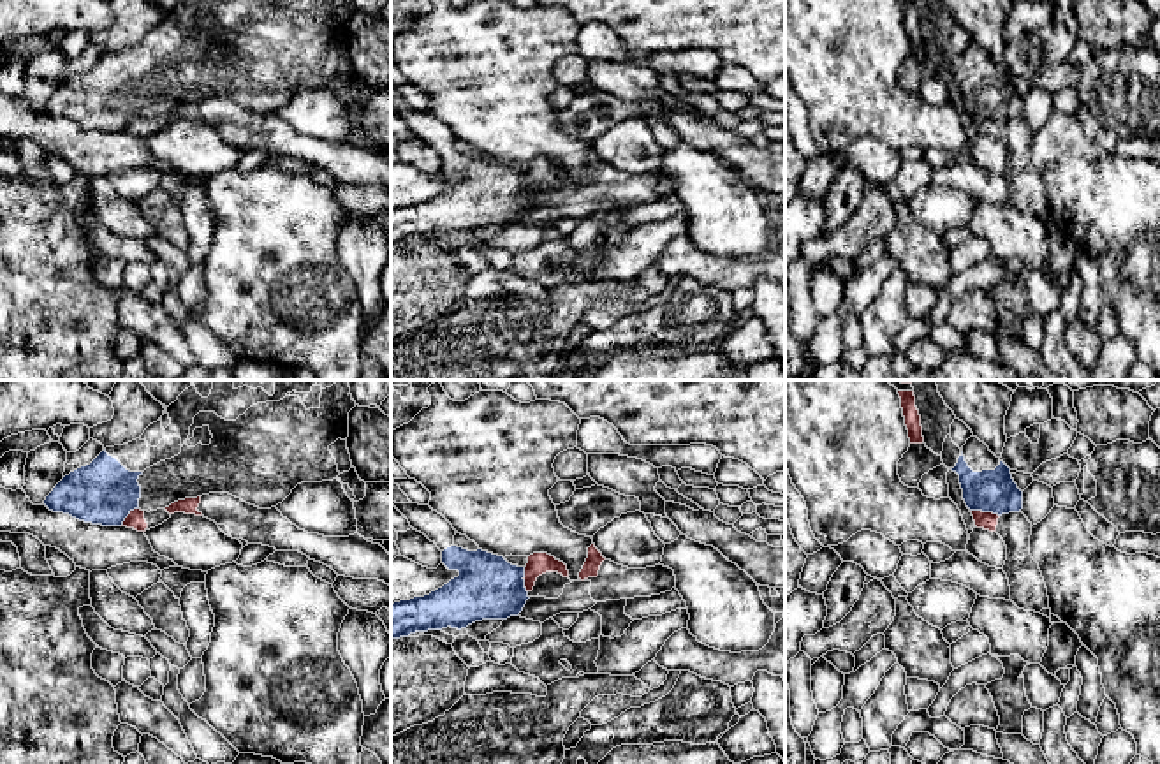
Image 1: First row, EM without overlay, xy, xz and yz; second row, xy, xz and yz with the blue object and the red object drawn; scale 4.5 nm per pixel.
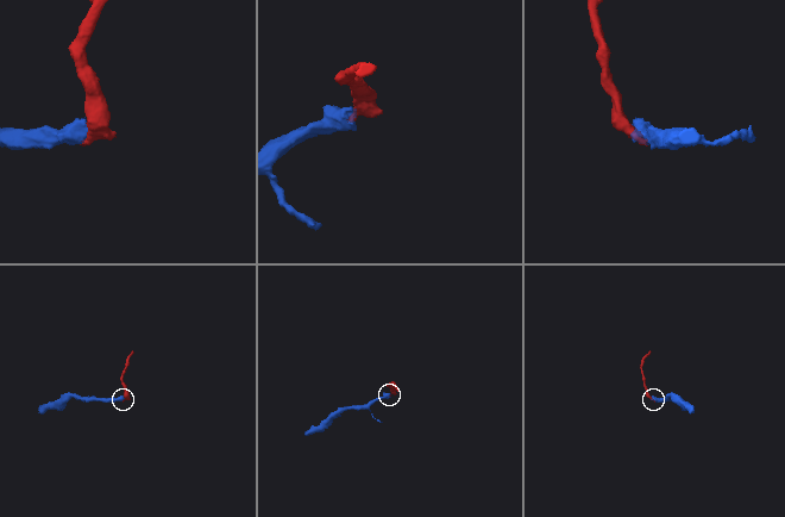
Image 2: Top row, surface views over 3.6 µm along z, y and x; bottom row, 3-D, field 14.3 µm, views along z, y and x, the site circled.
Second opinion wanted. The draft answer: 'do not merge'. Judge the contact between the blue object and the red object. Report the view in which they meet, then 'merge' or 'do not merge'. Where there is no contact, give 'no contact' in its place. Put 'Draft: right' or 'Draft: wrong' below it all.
yz | do not merge
Draft: right

